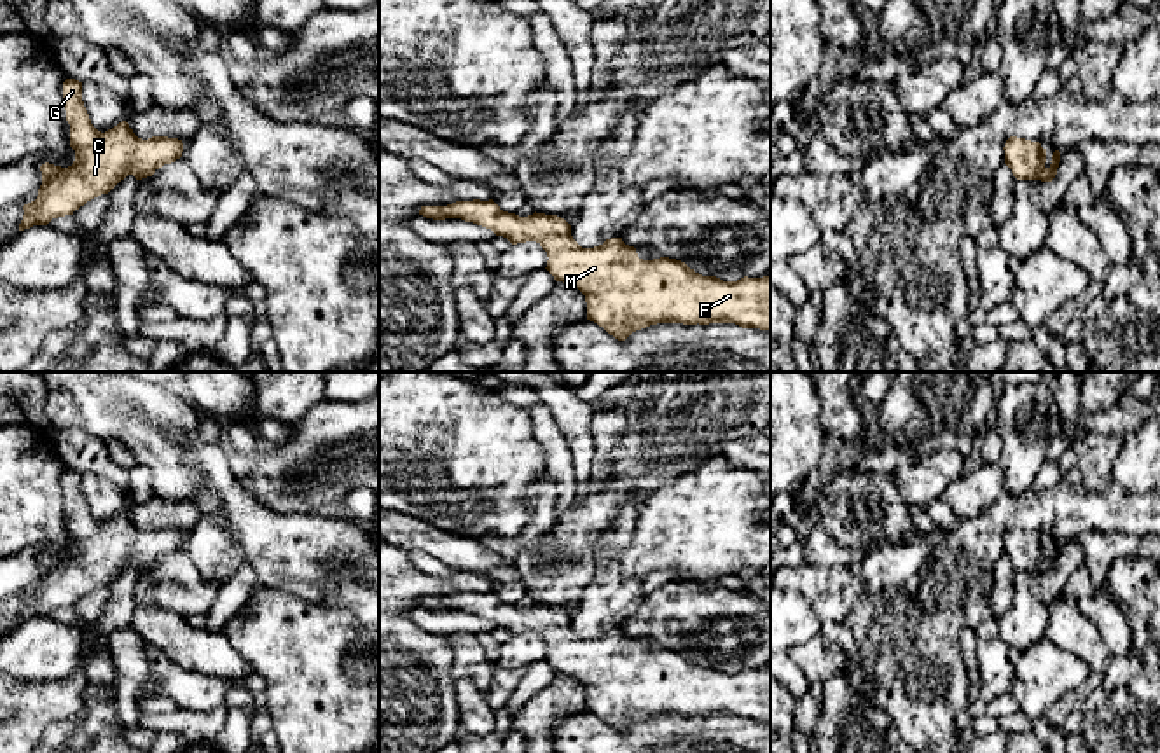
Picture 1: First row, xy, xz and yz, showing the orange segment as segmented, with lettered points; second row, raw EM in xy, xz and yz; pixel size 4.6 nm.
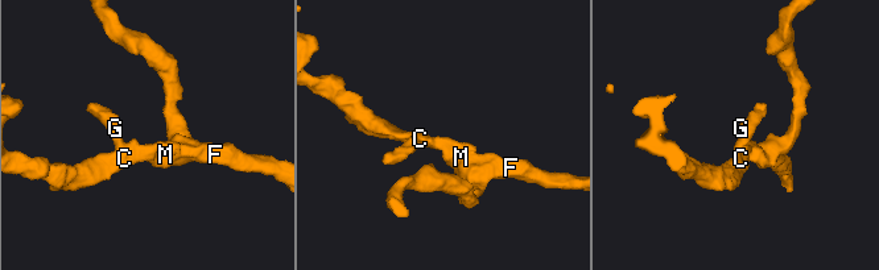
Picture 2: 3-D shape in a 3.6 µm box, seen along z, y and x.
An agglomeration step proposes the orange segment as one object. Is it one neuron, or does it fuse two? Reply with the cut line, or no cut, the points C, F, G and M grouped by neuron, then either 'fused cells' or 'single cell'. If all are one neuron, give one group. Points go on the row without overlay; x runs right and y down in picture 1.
no cut; C F G M; single cell

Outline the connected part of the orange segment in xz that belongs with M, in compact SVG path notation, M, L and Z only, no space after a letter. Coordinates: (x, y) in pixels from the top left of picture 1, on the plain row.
M493 591L456 592L447 598L421 598L419 606L433 611L461 610L491 620L512 636L536 632L547 643L547 662L556 673L568 674L585 687L587 711L610 727L625 732L632 723L657 715L709 716L735 715L742 720L770 722L770 667L723 673L702 667L685 653L660 648L643 652L622 629L606 631L594 639L582 639L571 627L571 617L557 608L533 604L519 608L503 603Z

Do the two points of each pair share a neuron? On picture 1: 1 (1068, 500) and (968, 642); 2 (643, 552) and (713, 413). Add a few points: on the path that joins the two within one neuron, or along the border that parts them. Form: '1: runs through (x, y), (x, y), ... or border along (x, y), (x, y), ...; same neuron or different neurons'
1: border along (966, 624), (959, 635), (963, 656); different neurons
2: border along (683, 470), (650, 497); different neurons

